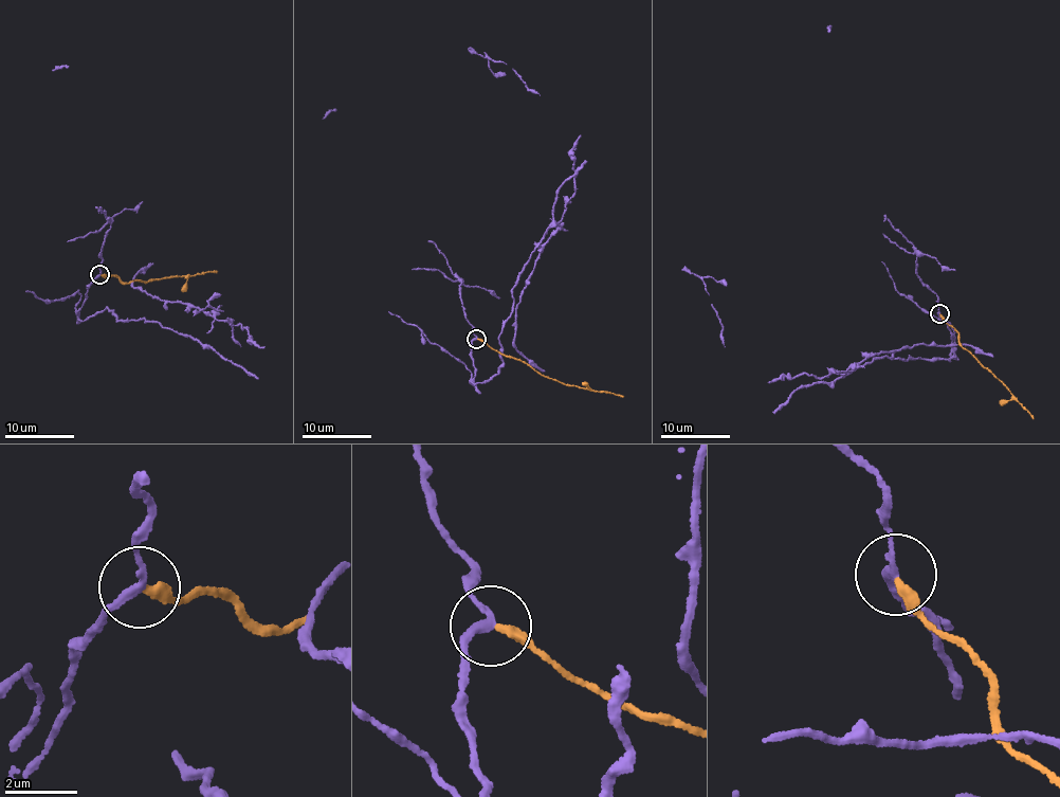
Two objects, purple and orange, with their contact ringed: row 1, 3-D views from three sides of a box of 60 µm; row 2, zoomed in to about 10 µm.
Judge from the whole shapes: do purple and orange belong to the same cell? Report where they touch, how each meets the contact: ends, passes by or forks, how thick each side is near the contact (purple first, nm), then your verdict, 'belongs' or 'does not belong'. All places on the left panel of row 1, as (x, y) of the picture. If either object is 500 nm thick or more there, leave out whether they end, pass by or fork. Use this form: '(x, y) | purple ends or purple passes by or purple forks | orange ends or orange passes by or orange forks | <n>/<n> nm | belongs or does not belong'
(99, 274) | purple passes by | orange ends | 200/280 nm | does not belong

